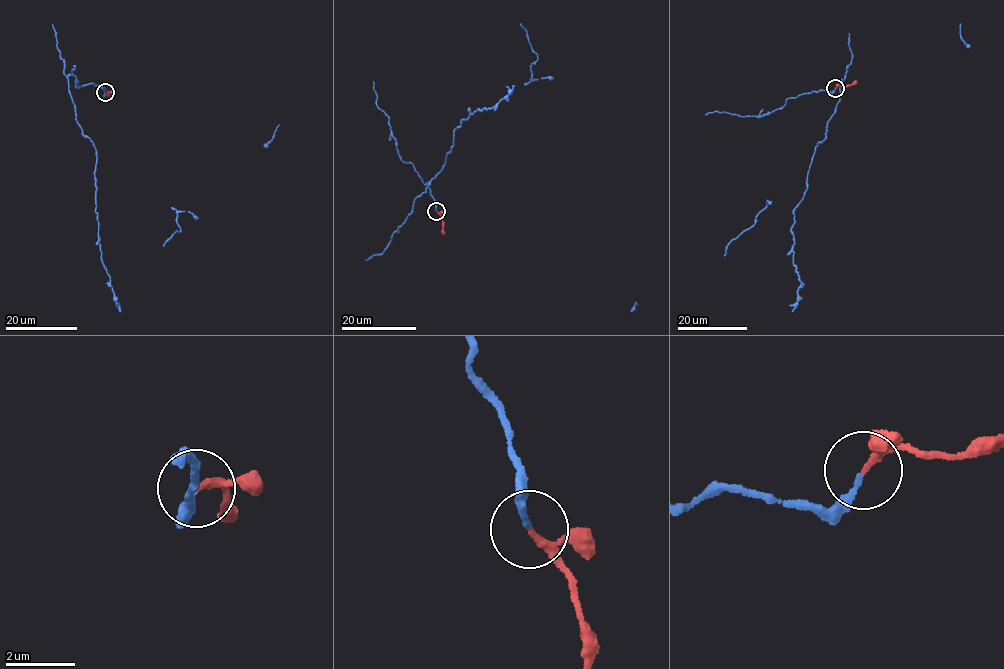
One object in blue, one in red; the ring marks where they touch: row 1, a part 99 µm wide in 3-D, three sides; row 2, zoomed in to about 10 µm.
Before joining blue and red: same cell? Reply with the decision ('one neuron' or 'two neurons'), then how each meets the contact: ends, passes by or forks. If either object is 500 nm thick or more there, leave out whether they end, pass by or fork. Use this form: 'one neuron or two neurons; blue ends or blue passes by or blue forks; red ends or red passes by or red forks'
one neuron; blue ends; red passes by

